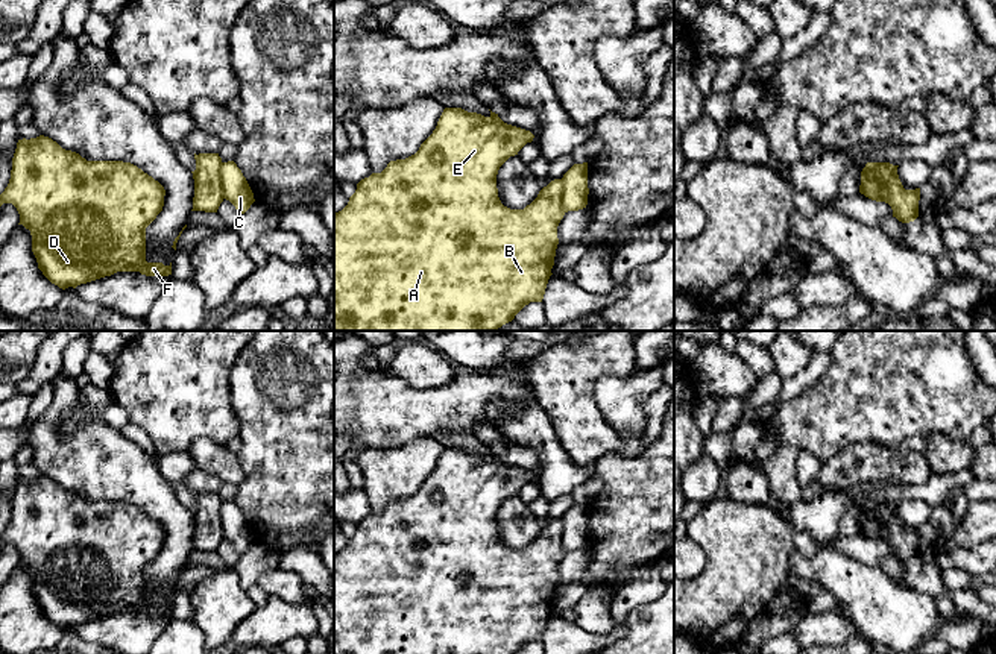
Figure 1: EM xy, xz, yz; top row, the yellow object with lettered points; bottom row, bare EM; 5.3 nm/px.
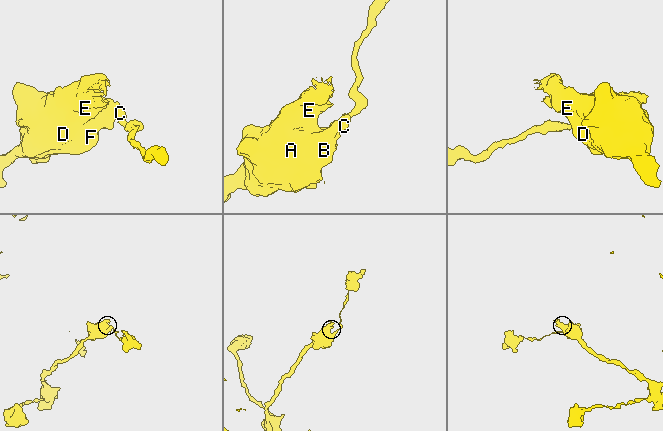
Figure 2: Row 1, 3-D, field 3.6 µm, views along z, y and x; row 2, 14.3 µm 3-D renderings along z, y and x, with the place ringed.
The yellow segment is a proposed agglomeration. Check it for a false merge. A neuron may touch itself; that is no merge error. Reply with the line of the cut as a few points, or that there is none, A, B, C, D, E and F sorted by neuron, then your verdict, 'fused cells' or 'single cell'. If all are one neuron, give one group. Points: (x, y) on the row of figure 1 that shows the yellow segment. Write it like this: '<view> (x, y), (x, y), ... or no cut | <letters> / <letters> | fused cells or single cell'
yz (888, 163), (891, 179), (884, 187), (870, 179), (864, 194) | A B D E F / C | fused cells

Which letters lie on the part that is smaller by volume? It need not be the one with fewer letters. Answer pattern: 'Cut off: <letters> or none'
Cut off: C

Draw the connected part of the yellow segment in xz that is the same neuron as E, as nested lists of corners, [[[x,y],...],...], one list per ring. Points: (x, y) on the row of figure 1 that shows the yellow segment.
[[[445,108],[433,134],[419,150],[405,158],[390,161],[381,173],[372,173],[357,184],[348,205],[334,212],[334,331],[496,331],[512,322],[530,302],[542,302],[559,244],[557,226],[565,215],[562,206],[562,179],[551,181],[524,209],[510,209],[498,197],[496,175],[500,167],[531,143],[530,130],[504,123],[490,111],[489,117],[462,108]]]

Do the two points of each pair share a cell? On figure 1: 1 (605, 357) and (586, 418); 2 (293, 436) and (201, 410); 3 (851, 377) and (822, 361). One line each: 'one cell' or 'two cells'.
1: one cell
2: two cells
3: two cells

